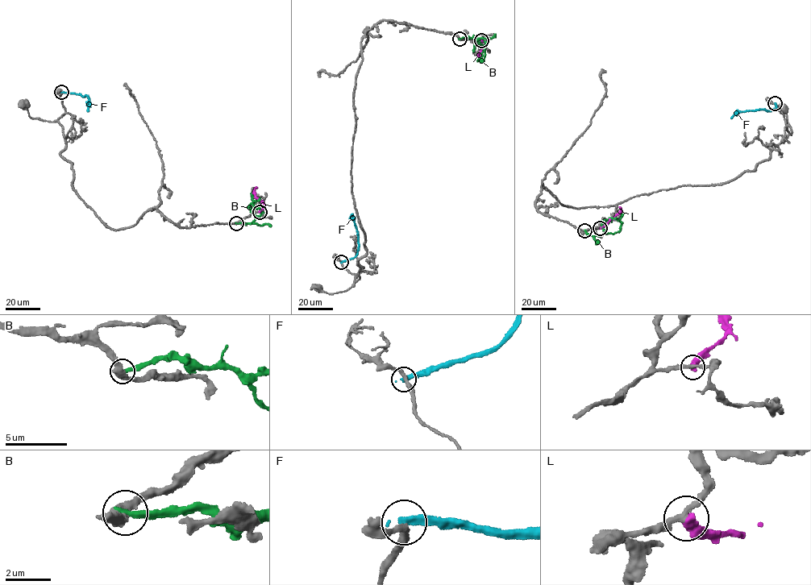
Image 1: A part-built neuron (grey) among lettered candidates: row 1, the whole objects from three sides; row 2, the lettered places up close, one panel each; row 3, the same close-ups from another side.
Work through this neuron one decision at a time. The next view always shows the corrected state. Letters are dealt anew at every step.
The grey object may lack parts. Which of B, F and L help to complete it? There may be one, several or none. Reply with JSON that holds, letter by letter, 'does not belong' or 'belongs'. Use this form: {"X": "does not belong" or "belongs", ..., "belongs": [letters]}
{"B": "does not belong", "F": "does not belong", "L": "does not belong", "belongs": []}

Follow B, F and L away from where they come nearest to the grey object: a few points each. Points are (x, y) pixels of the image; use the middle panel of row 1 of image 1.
B: (459, 39), (473, 37), (485, 46), (484, 60), (480, 62), (484, 47)
F: (341, 262), (352, 258), (357, 253), (357, 229), (351, 213)
L: (482, 39), (486, 42), (478, 56), (478, 54)

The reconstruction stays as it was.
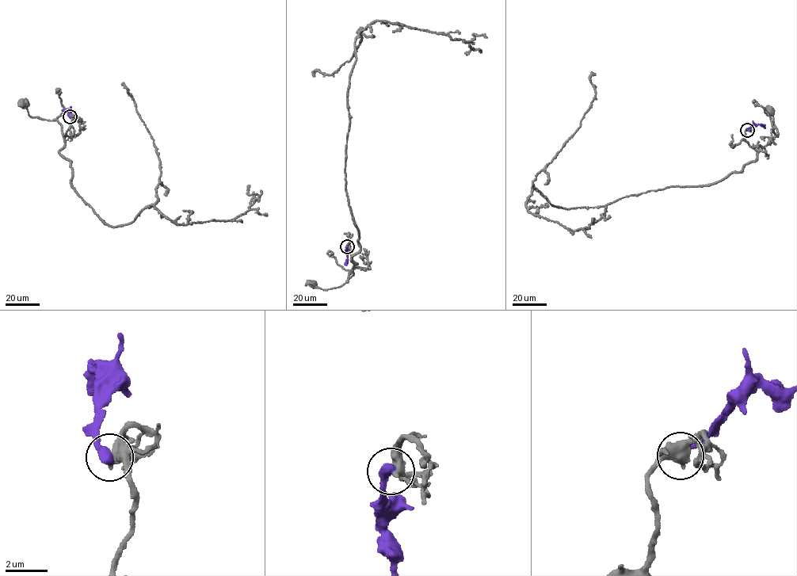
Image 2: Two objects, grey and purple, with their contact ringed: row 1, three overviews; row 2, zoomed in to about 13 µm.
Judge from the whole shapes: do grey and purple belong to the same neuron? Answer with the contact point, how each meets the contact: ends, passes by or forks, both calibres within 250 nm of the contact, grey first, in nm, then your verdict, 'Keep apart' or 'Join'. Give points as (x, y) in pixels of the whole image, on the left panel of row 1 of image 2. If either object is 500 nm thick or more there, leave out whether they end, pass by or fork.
Place: (70, 116). At the ring grey passes by. At the ring purple ends. Thickness 480 nm (grey) against 480 nm. Keep apart

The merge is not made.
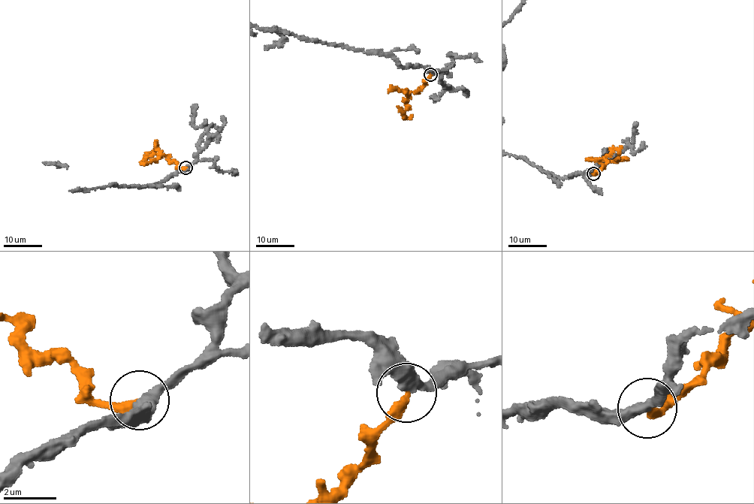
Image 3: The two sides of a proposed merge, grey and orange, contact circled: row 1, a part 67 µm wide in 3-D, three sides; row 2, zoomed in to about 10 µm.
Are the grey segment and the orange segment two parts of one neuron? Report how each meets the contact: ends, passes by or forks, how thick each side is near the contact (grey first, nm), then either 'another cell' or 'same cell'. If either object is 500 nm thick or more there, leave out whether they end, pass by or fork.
grey passes by | orange ends | 440/320 nm | same cell

